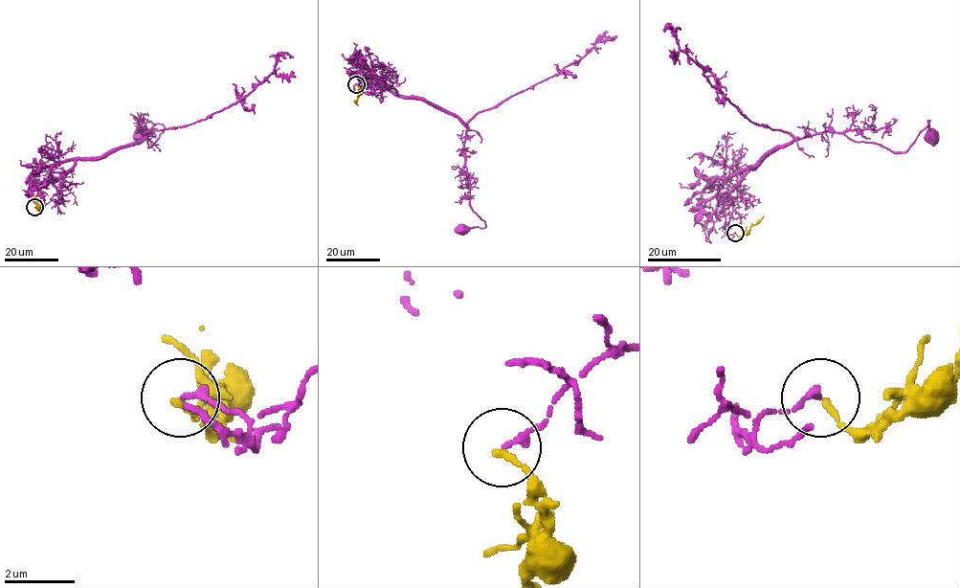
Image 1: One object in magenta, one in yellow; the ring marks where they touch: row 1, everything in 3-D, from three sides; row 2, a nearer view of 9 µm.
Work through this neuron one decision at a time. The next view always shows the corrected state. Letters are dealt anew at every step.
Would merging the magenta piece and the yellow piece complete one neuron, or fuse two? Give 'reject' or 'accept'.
reject

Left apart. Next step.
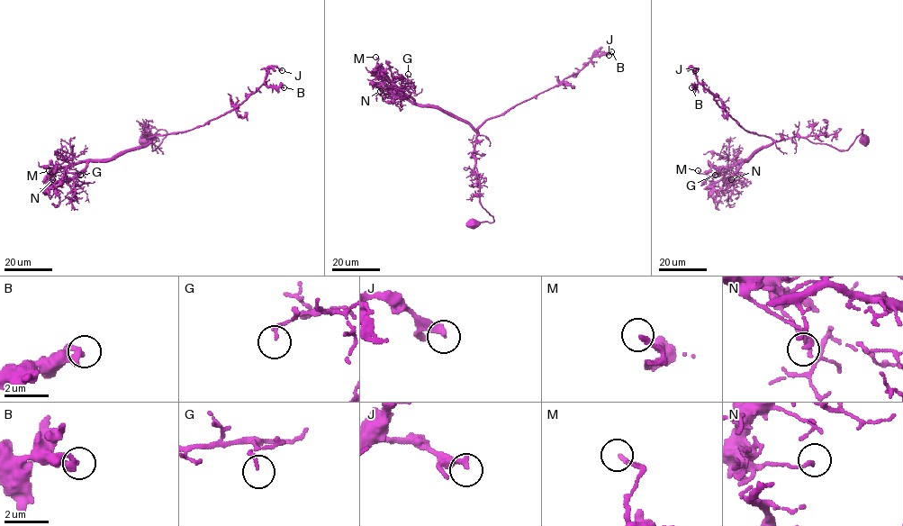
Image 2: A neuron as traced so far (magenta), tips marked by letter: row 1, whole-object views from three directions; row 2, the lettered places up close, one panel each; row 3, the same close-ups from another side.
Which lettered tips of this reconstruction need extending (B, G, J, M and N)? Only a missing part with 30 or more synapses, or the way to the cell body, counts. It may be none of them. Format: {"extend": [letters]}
{"extend": []}

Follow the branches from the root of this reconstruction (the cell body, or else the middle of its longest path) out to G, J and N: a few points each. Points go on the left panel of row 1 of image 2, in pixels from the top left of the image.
G: (145, 140), (159, 129), (167, 132), (154, 149), (147, 136), (148, 142), (110, 159), (67, 167), (80, 175)
J: (145, 140), (166, 131), (154, 149), (147, 136), (207, 123), (240, 104), (270, 68), (282, 70)
N: (145, 140), (167, 132), (154, 149), (147, 136), (110, 159), (58, 167), (47, 176), (52, 179)

